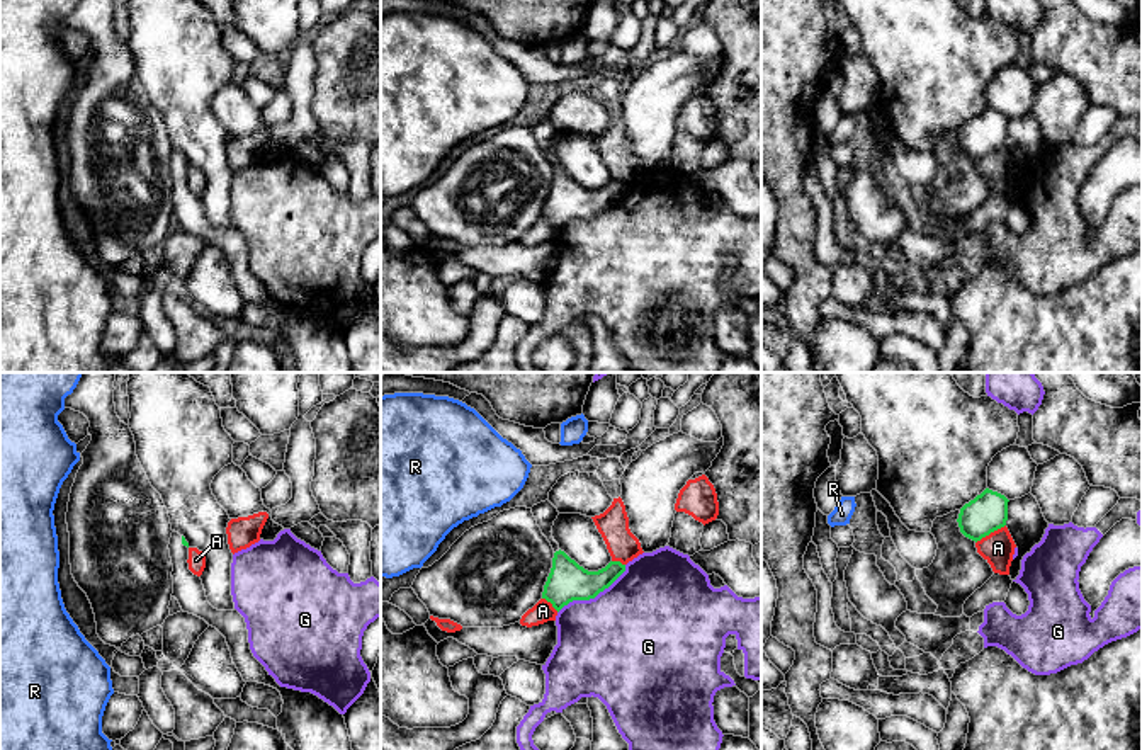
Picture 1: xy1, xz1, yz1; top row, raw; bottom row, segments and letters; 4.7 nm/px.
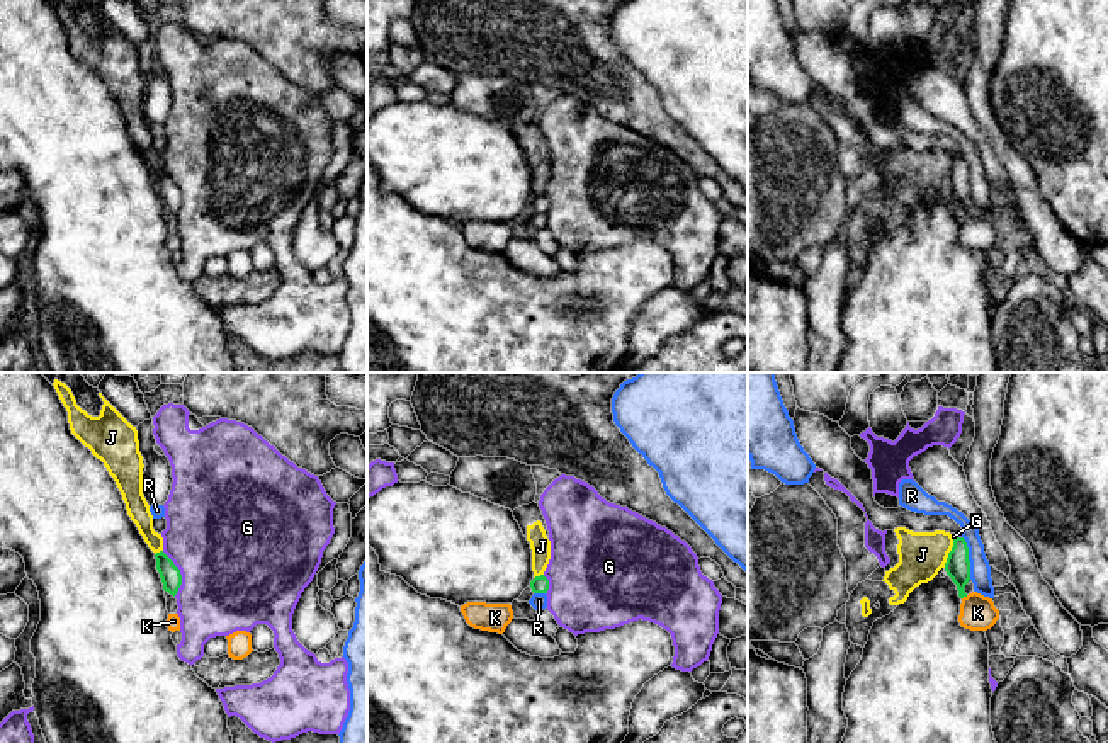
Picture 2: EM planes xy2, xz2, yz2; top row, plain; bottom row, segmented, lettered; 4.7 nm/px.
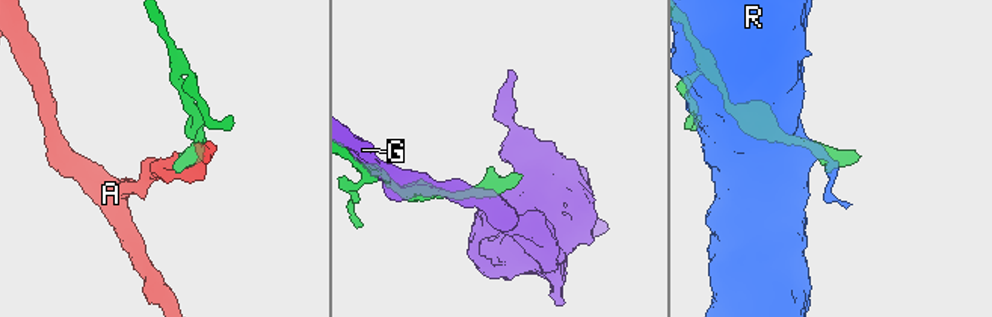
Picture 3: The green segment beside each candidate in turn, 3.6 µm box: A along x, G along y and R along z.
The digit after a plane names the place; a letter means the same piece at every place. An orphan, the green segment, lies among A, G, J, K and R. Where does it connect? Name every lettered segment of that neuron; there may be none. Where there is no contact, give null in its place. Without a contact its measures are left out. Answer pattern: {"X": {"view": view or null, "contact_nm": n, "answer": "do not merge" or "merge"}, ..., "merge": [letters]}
{"A": {"view": "yz1", "contact_nm": 170, "answer": "do not merge"}, "G": {"view": "xz1", "contact_nm": 400, "answer": "do not merge"}, "J": {"view": "yz2", "contact_nm": 140, "answer": "do not merge"}, "K": {"view": "yz2", "contact_nm": 40, "answer": "do not merge"}, "R": {"view": "yz2", "contact_nm": 220, "answer": "do not merge"}, "merge": []}

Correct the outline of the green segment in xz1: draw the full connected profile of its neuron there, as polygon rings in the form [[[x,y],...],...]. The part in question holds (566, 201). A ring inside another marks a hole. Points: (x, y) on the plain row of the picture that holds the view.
[[[549,119],[534,124],[532,133],[554,168],[542,218],[551,221],[557,231],[573,219],[595,218],[625,190],[625,184],[620,180],[610,180],[598,190],[588,190],[561,170],[551,151],[559,131]]]

